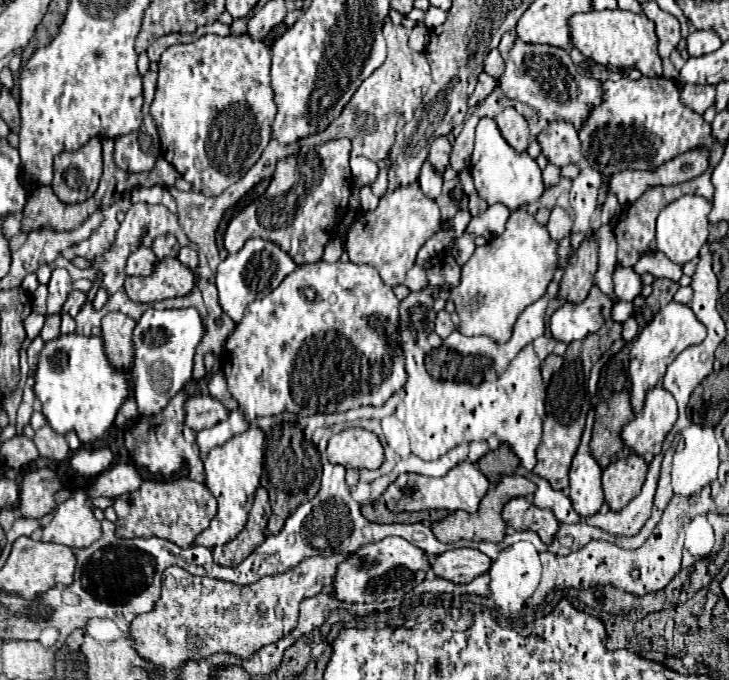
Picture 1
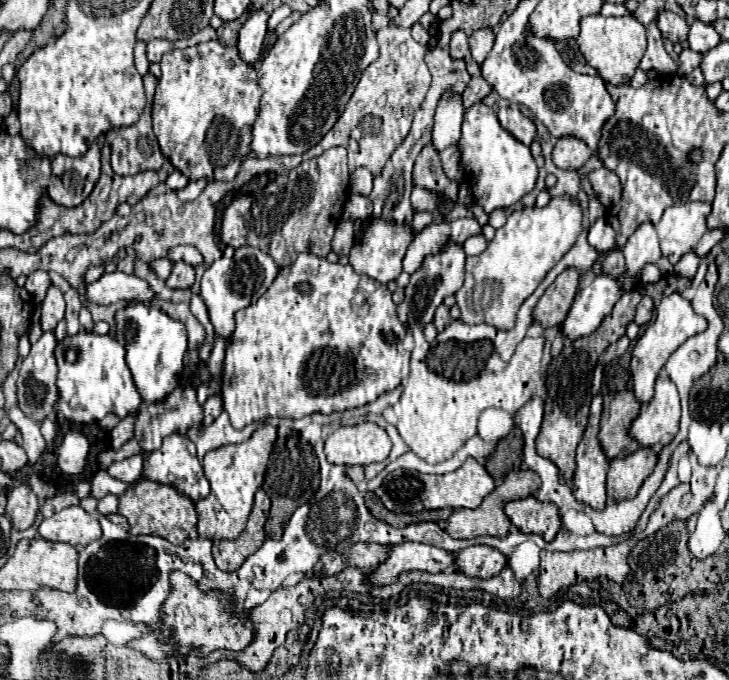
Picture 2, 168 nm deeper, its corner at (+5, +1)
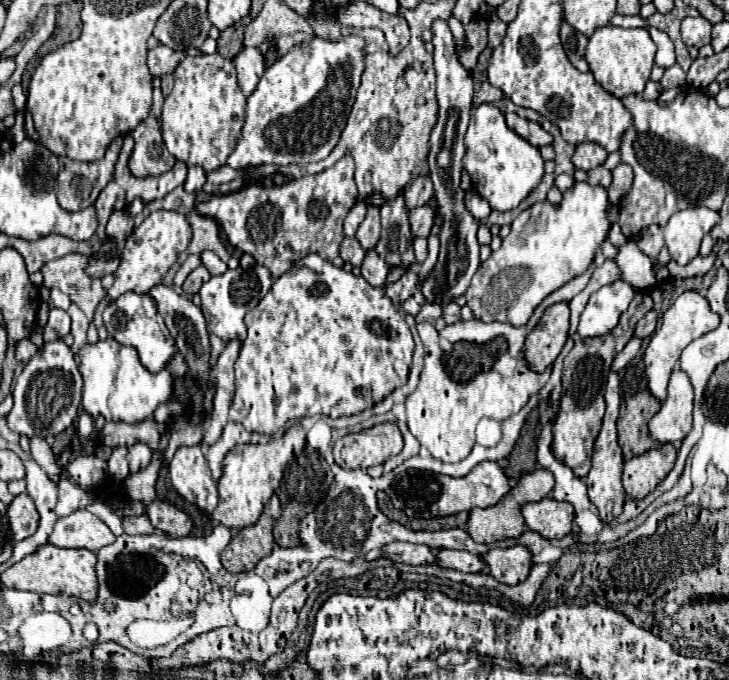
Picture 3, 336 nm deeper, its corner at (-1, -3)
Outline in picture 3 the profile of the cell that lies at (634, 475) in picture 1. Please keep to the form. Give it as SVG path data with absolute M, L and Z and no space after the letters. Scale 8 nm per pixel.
M666 443L624 463L622 485L632 499L644 499L674 467L676 449Z

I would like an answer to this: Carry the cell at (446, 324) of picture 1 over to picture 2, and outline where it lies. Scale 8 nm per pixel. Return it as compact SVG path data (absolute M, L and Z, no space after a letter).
M442 303L438 309L436 309L436 315L434 315L434 325L436 325L436 329L438 331L442 331L448 323L450 323L452 319L450 319L450 309Z

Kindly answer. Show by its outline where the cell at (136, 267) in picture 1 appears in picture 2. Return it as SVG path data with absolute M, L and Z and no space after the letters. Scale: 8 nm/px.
M158 259L158 261L154 261L150 267L156 271L156 275L158 275L160 279L168 279L168 277L170 277L170 273L172 273L174 263L172 263L172 261L168 261L168 259Z

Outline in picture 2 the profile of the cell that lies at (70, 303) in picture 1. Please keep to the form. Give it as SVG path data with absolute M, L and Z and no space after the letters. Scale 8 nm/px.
M120 271L106 273L100 281L88 285L88 299L98 305L110 305L118 301L152 303L154 297L154 291L144 279Z

